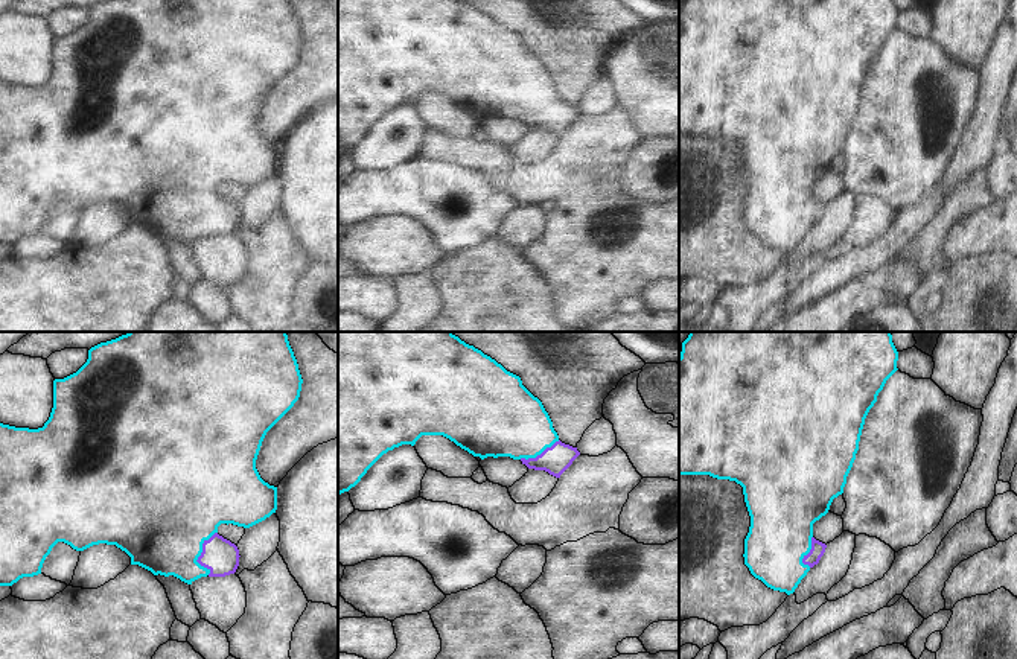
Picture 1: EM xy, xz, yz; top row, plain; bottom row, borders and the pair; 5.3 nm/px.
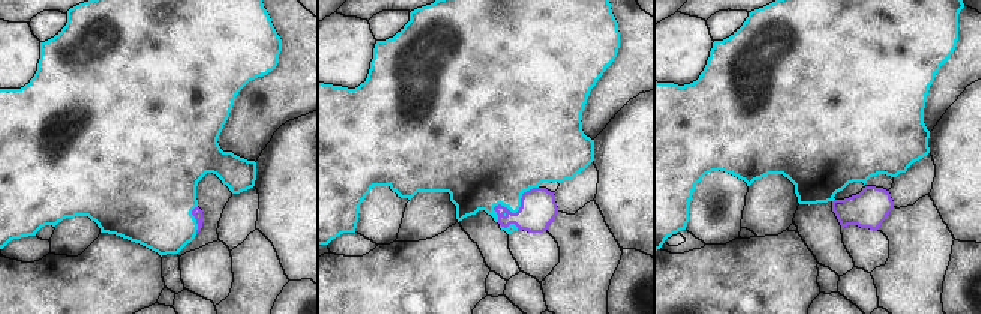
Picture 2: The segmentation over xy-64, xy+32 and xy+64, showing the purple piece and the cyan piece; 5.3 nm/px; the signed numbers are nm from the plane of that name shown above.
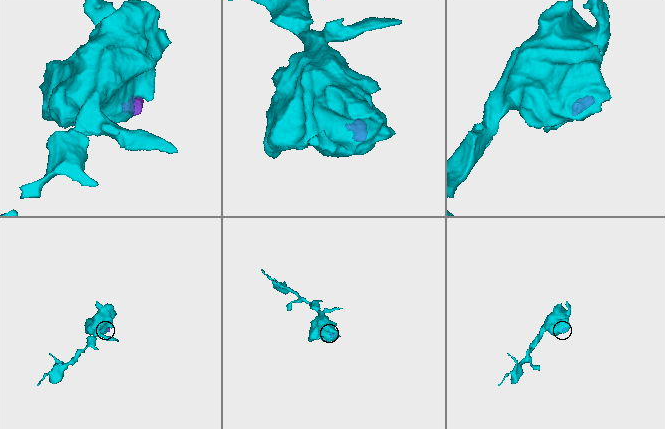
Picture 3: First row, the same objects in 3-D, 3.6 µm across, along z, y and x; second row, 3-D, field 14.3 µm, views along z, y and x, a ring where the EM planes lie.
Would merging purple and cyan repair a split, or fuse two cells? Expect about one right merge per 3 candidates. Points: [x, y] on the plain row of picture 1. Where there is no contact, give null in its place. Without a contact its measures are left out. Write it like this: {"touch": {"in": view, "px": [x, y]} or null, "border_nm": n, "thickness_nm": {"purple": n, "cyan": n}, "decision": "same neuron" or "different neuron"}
{"touch": {"in": "xy", "px": [201, 212]}, "border_nm": 240, "thickness_nm": {"purple": 180, "cyan": 460}, "decision": "same neuron"}

